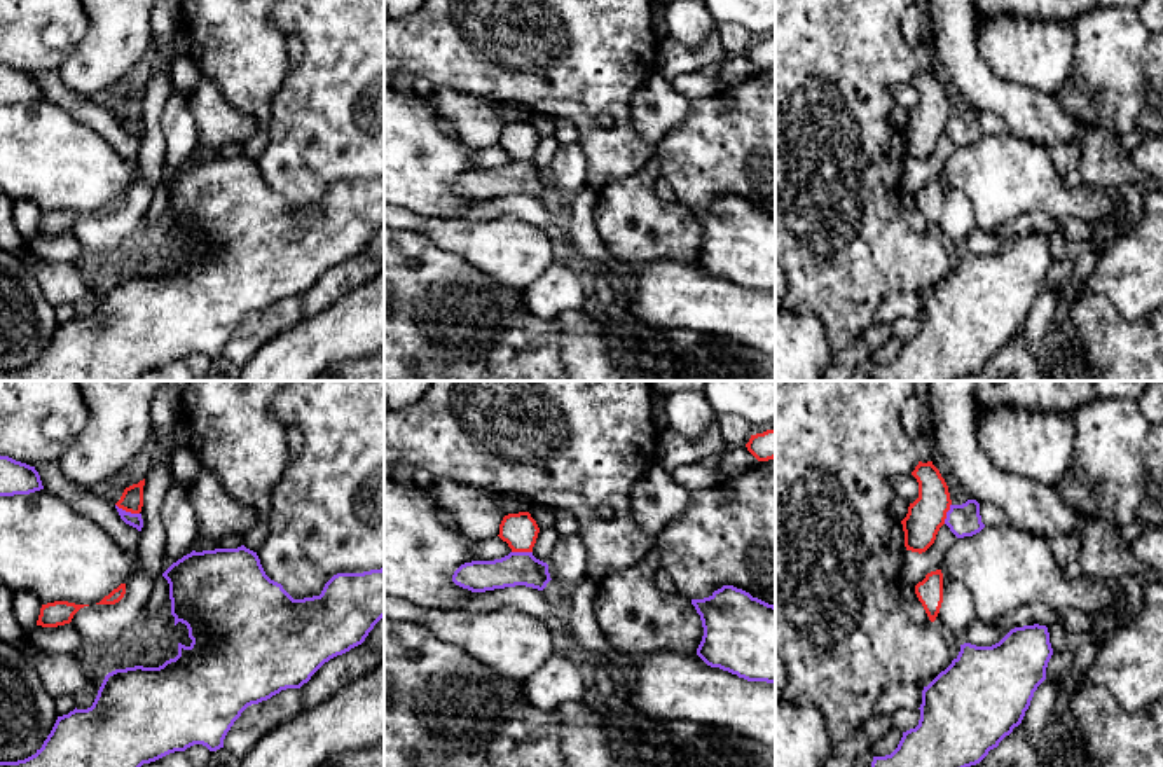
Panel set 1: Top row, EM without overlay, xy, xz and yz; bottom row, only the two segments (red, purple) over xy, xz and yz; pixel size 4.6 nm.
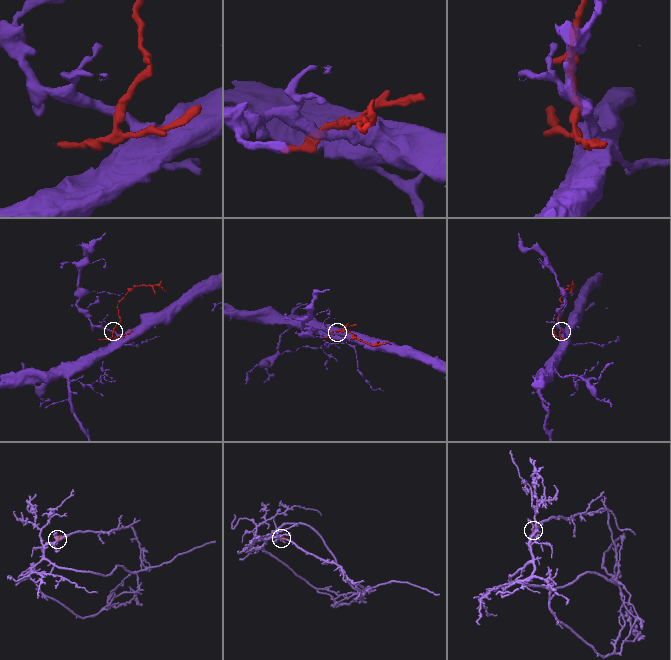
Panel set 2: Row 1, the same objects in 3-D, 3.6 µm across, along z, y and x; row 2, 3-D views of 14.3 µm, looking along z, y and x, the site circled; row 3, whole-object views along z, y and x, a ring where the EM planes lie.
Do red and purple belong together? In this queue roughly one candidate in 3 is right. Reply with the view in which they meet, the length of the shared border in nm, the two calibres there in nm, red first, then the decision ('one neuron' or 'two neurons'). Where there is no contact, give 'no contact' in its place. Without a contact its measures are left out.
contact in xy; length 120 nm; calibres 110 and 60 nm; two neurons

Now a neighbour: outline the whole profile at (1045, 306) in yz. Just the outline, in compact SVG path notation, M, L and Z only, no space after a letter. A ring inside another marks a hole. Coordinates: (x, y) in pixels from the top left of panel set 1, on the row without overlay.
M1043 290L1030 309L1022 328L1027 349L1039 356L1046 330L1051 325L1053 314L1060 301L1060 290Z

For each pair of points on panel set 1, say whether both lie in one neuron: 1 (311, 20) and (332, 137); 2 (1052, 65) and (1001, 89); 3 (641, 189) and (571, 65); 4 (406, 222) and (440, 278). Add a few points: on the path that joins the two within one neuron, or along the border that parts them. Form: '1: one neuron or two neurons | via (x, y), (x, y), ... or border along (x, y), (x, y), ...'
1: one neuron | via (330, 49), (332, 107)
2: two neurons | border along (982, 56), (999, 77), (1053, 93)
3: two neurons | border along (655, 154), (636, 170), (608, 182), (598, 193)
4: two neurons | border along (402, 228), (425, 233), (446, 250)

